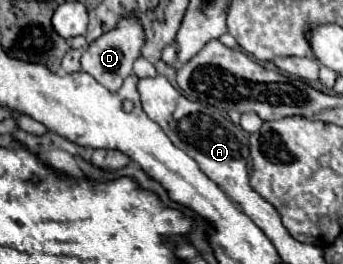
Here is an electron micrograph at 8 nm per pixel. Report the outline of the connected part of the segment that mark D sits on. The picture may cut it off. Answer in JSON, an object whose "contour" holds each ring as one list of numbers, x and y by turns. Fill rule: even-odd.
{"contour":[[121,19,117,29,101,35,95,43,89,45,89,49,81,57,83,71,87,71,95,81,99,81,103,87,107,87,111,93,117,93,123,85,123,81,131,75,133,61,141,55,143,45,143,27,135,19]]}

